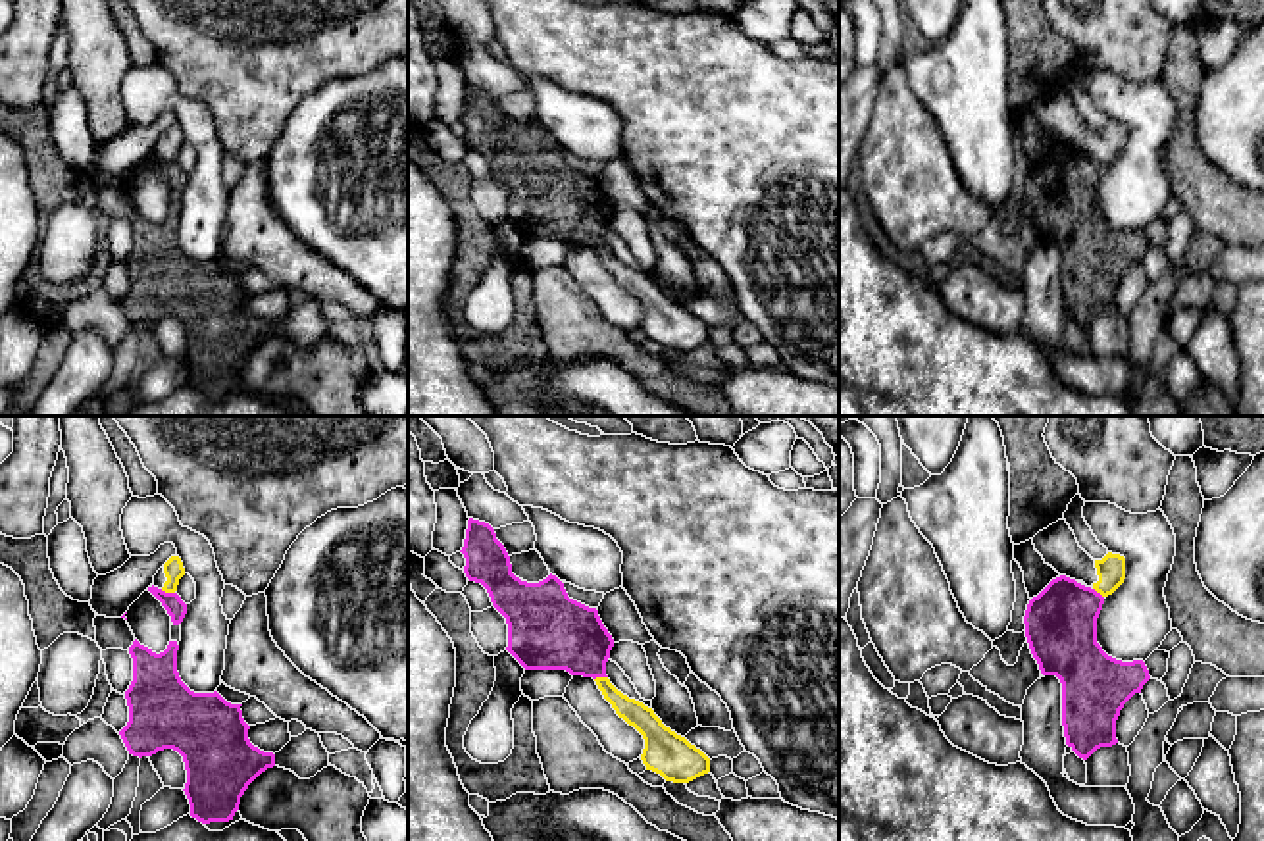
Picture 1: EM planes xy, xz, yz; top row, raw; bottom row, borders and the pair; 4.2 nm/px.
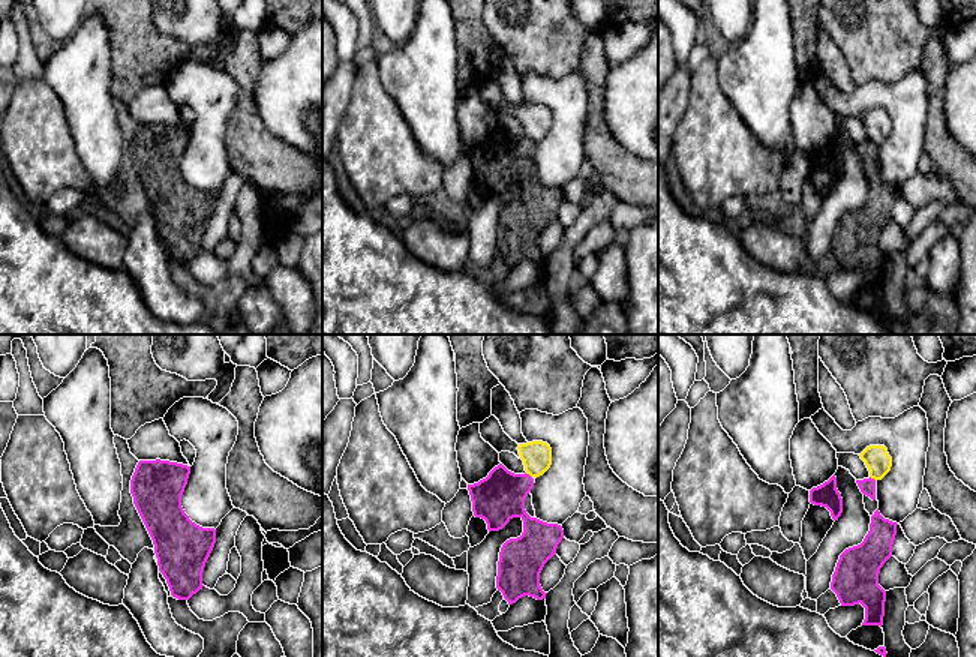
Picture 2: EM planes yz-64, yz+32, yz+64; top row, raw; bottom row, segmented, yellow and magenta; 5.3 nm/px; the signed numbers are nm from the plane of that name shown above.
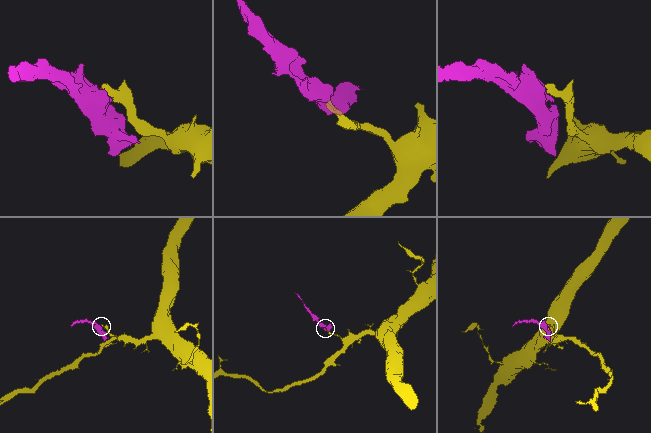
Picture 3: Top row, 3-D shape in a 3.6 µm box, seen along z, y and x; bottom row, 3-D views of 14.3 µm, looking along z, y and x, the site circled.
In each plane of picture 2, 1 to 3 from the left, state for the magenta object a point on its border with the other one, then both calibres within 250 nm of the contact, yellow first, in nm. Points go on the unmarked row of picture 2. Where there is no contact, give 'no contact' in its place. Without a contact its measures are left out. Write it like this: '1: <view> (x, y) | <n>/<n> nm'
1: no contact
2: yz+32 (528, 137) | 160/260 nm
3: yz+64 (873, 141) | 140/90 nm

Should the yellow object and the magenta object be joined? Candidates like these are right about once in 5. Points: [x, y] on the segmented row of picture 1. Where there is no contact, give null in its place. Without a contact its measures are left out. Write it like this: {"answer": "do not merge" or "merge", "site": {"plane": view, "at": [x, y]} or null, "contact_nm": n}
{"answer": "do not merge", "site": {"plane": "xy", "at": [168, 591]}, "contact_nm": 70}

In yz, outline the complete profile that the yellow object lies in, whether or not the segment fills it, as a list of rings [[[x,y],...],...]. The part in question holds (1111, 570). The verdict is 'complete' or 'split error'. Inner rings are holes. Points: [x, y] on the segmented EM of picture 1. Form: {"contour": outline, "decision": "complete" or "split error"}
{"contour": [[[1058,520],[1033,537],[1035,550],[1060,575],[1083,581],[1102,597],[1112,595],[1125,579],[1125,558],[1108,552],[1093,560],[1077,543],[1066,520]]], "decision": "split error"}

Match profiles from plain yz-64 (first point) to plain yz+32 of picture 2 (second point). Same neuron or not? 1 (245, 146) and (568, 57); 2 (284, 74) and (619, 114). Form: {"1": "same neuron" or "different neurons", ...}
{"1": "different neurons", "2": "same neuron"}

